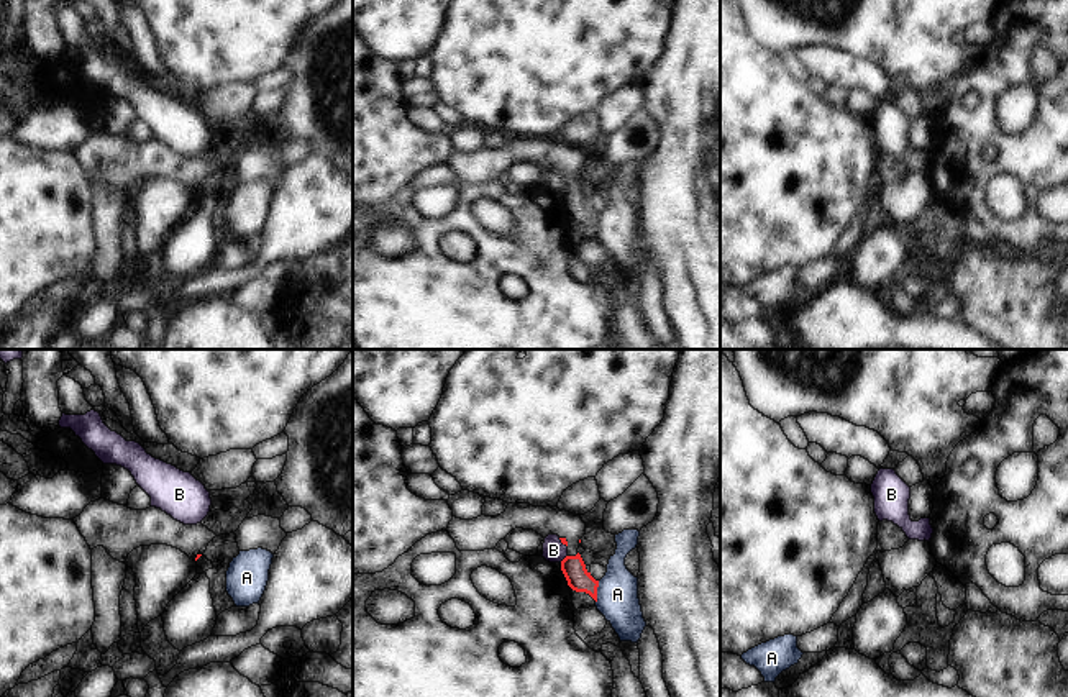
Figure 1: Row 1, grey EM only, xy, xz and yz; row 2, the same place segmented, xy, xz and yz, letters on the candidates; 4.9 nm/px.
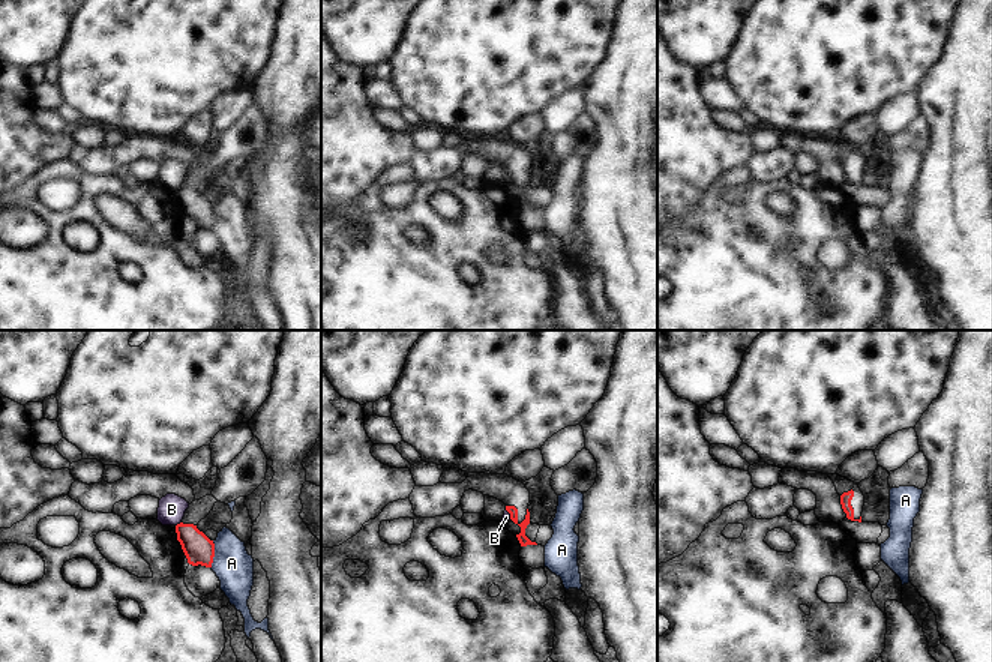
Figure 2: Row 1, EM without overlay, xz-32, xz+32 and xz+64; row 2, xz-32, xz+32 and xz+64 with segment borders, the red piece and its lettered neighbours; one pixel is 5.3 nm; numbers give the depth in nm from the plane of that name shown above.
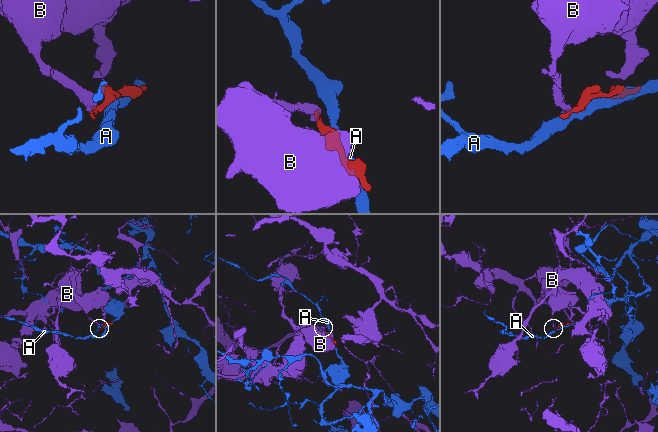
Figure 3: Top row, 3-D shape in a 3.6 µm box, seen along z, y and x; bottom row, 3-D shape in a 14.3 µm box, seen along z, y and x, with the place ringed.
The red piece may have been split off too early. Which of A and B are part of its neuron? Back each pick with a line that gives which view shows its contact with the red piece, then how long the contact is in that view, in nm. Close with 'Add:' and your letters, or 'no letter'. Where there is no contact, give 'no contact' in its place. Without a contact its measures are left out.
Add: no letter

